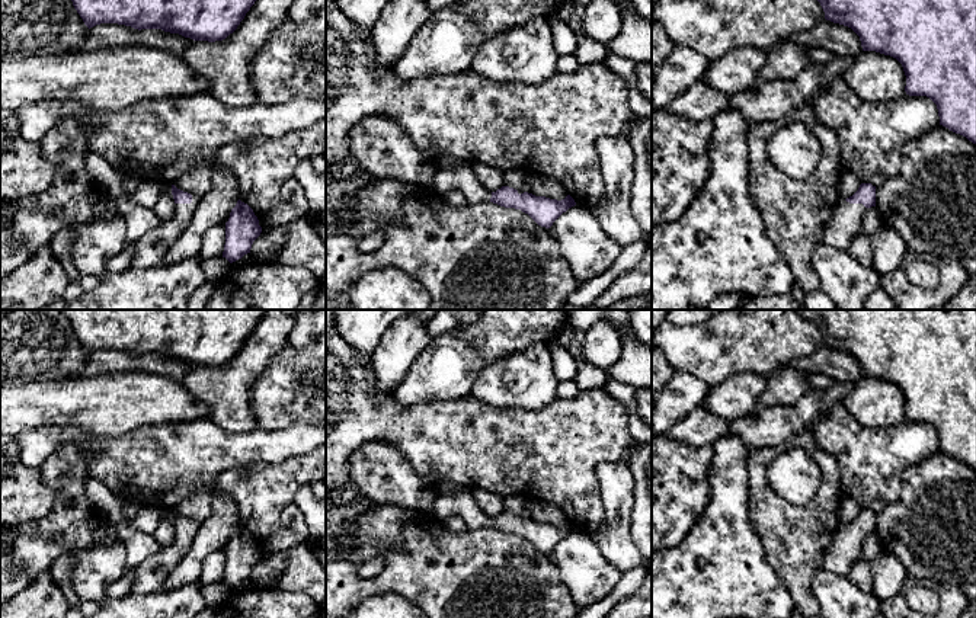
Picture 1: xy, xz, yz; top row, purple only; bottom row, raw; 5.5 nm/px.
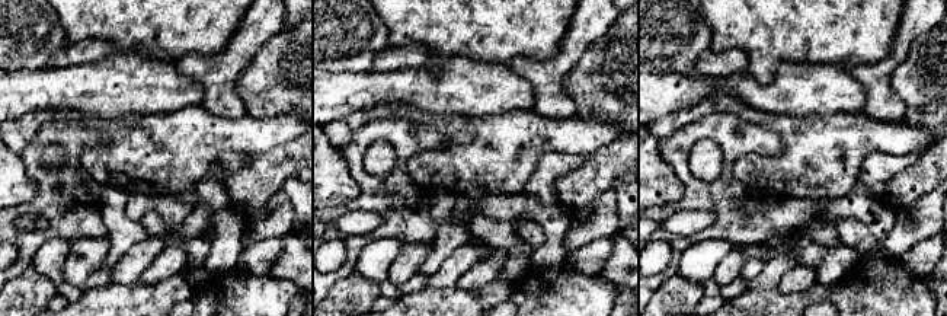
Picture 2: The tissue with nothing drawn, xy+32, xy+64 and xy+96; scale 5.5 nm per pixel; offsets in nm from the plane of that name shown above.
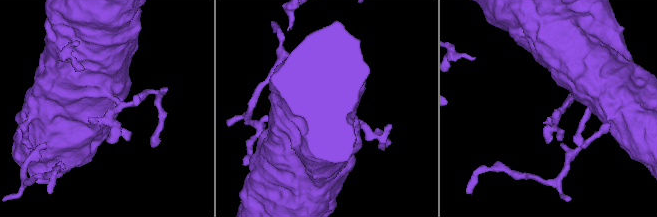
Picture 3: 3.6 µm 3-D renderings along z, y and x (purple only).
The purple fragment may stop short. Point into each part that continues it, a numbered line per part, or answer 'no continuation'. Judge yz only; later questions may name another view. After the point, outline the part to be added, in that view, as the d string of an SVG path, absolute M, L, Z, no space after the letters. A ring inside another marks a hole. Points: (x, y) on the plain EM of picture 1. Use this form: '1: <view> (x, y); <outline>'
1: yz (845, 548); M839 525L825 554L822 569L839 576L848 576L852 564L863 558L861 545L865 535L863 529L849 529Z

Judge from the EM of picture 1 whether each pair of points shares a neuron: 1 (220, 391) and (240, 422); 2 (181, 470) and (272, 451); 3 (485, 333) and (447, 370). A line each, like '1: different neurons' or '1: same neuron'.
1: same neuron
2: same neuron
3: same neuron

